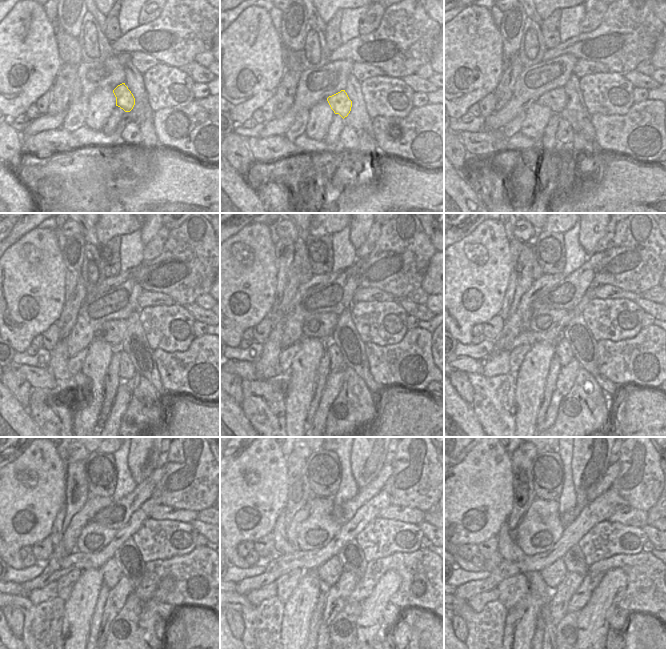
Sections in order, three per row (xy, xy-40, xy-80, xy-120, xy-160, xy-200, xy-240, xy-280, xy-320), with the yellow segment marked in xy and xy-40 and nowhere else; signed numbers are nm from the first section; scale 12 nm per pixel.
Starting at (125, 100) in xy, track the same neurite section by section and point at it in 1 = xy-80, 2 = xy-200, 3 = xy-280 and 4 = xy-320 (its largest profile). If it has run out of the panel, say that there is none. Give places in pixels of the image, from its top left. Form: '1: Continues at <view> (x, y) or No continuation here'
1: Continues at xy-80 (564, 103)
2: Continues at xy-200 (542, 319)
3: Continues at xy-280 (317, 531)
4: Continues at xy-320 (539, 528).

